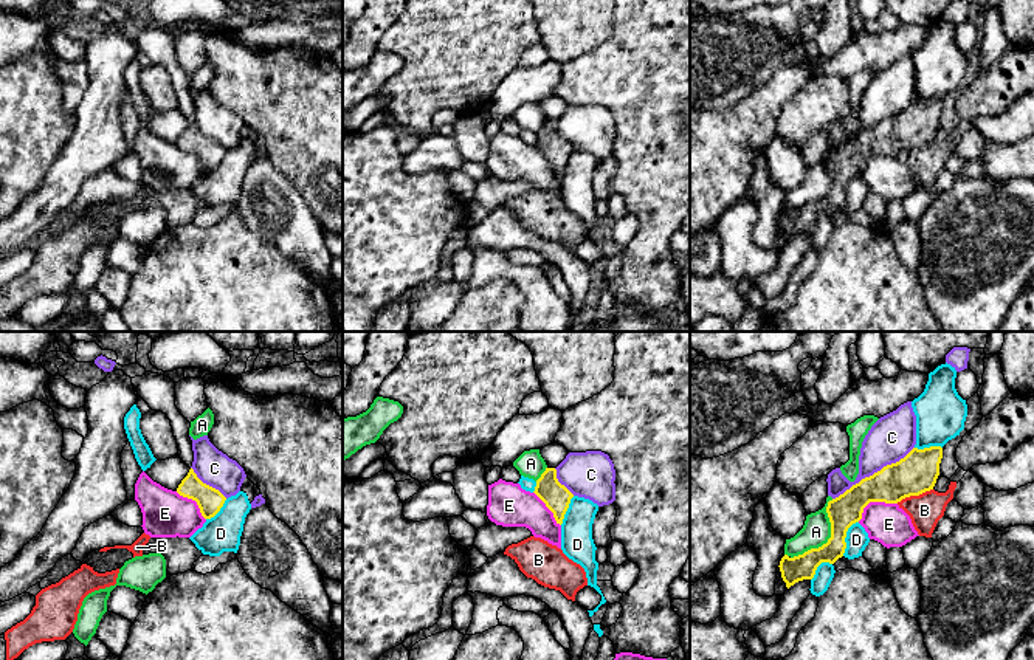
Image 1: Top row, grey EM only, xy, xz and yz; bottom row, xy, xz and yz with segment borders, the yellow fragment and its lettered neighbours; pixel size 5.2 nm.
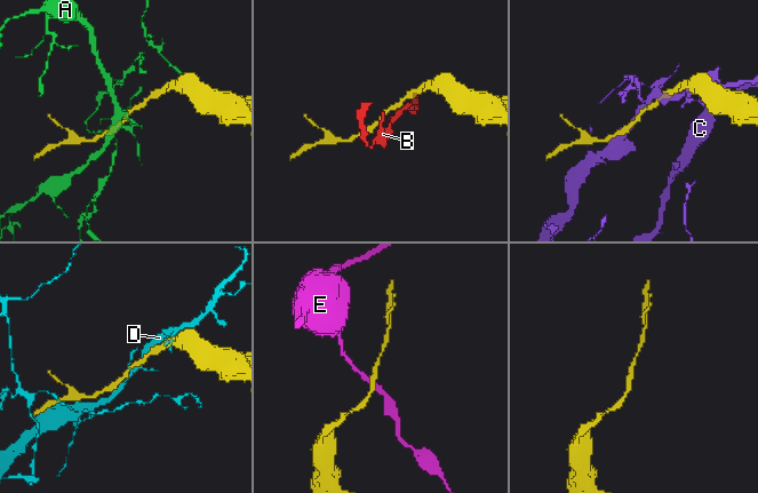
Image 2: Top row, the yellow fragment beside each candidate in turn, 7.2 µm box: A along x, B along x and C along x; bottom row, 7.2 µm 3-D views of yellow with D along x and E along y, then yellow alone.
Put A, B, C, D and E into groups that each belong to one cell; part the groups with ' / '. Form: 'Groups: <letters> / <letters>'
Groups: A / B / C / D / E

